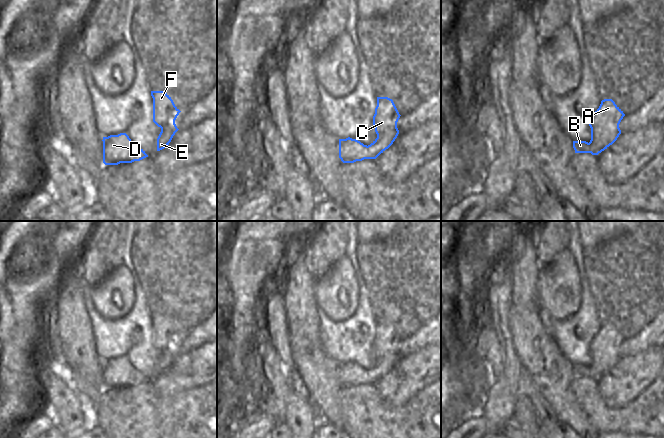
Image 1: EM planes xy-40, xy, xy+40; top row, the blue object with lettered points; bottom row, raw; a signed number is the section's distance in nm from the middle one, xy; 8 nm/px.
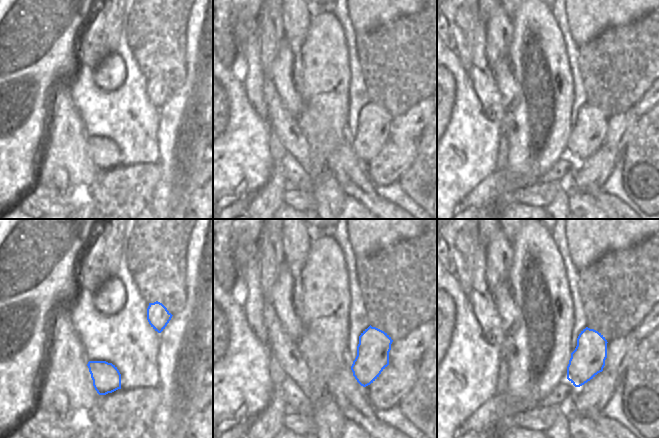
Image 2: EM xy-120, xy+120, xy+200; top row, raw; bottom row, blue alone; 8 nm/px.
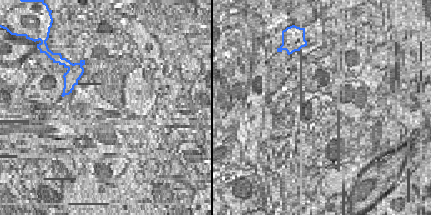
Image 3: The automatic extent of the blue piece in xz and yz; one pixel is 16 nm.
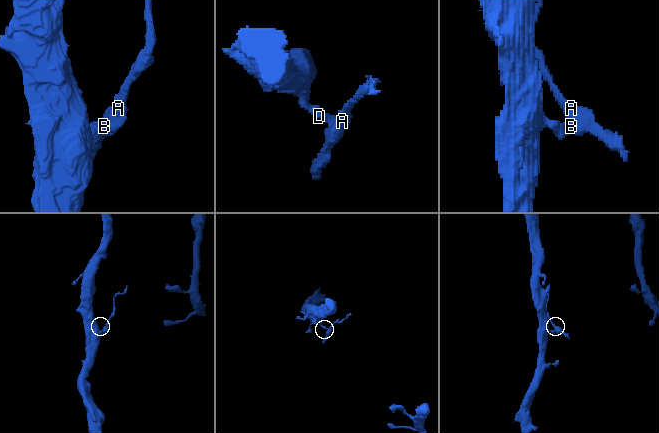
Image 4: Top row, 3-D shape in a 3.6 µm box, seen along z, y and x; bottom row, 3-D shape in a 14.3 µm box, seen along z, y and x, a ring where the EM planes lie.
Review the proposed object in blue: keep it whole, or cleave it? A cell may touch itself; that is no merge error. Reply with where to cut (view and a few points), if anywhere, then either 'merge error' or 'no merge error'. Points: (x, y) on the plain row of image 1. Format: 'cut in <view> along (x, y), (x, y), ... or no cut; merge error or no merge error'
cut in xy along (367, 370), (368, 374), (377, 380); merge error

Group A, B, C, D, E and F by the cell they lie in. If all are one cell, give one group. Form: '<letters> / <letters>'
A C E F / B D

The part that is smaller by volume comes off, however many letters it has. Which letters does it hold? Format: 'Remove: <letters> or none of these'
Remove: A, C, E, F

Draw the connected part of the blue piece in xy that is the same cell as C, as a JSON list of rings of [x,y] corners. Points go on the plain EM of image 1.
[[[377,321],[377,330],[373,340],[373,350],[377,362],[368,369],[372,379],[378,381],[393,368],[399,358],[397,346],[400,340],[392,323]]]

